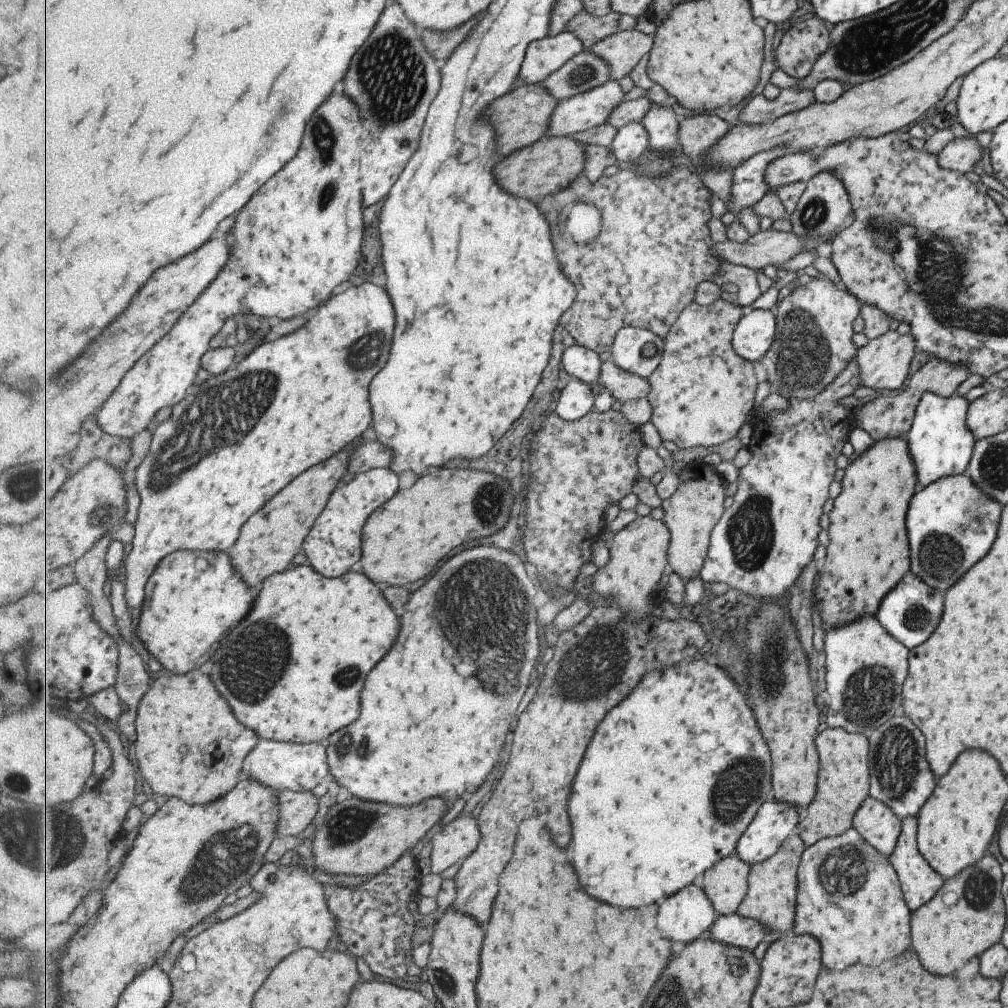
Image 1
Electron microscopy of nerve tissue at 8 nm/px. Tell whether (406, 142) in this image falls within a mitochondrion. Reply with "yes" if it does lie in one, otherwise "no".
yes

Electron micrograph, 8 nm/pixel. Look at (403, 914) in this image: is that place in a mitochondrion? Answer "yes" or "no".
no

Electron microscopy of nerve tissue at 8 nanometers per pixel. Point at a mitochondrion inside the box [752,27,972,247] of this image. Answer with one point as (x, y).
(813, 215)

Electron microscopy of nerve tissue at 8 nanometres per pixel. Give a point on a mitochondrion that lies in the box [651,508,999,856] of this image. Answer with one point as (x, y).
(734, 792)

